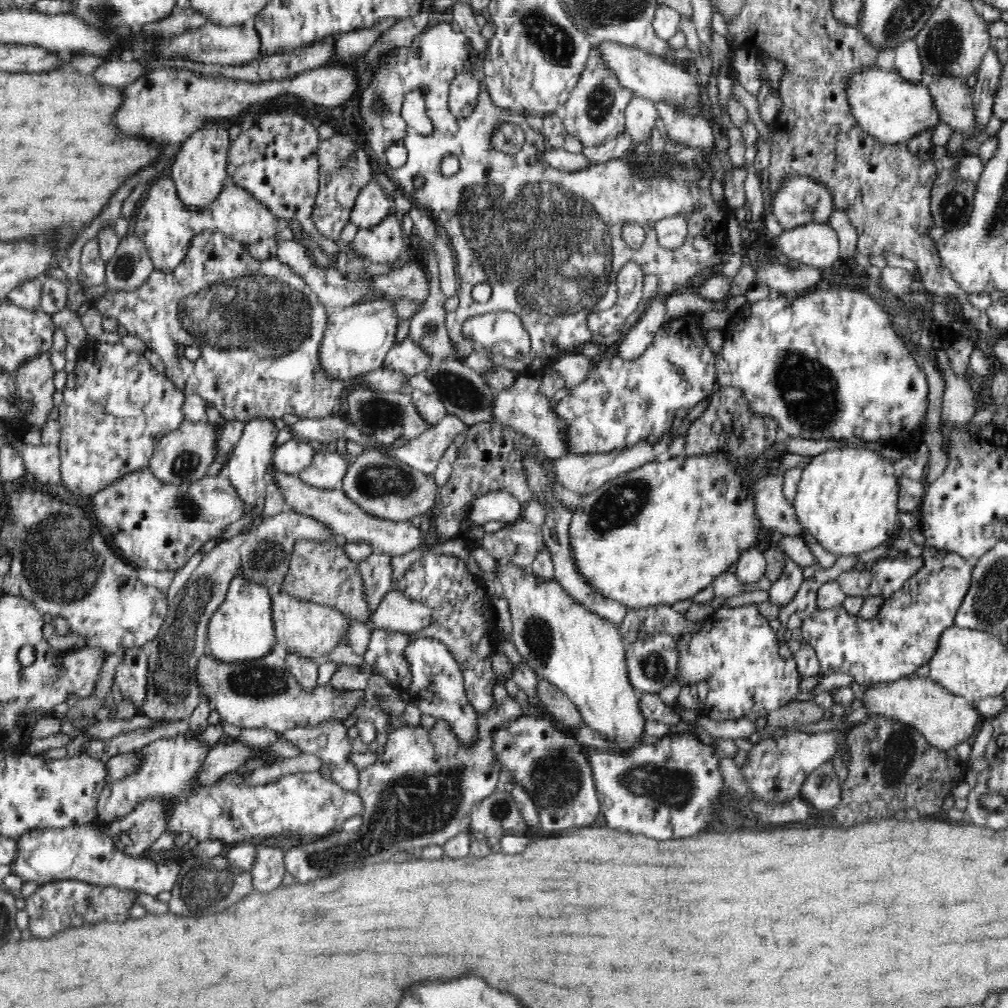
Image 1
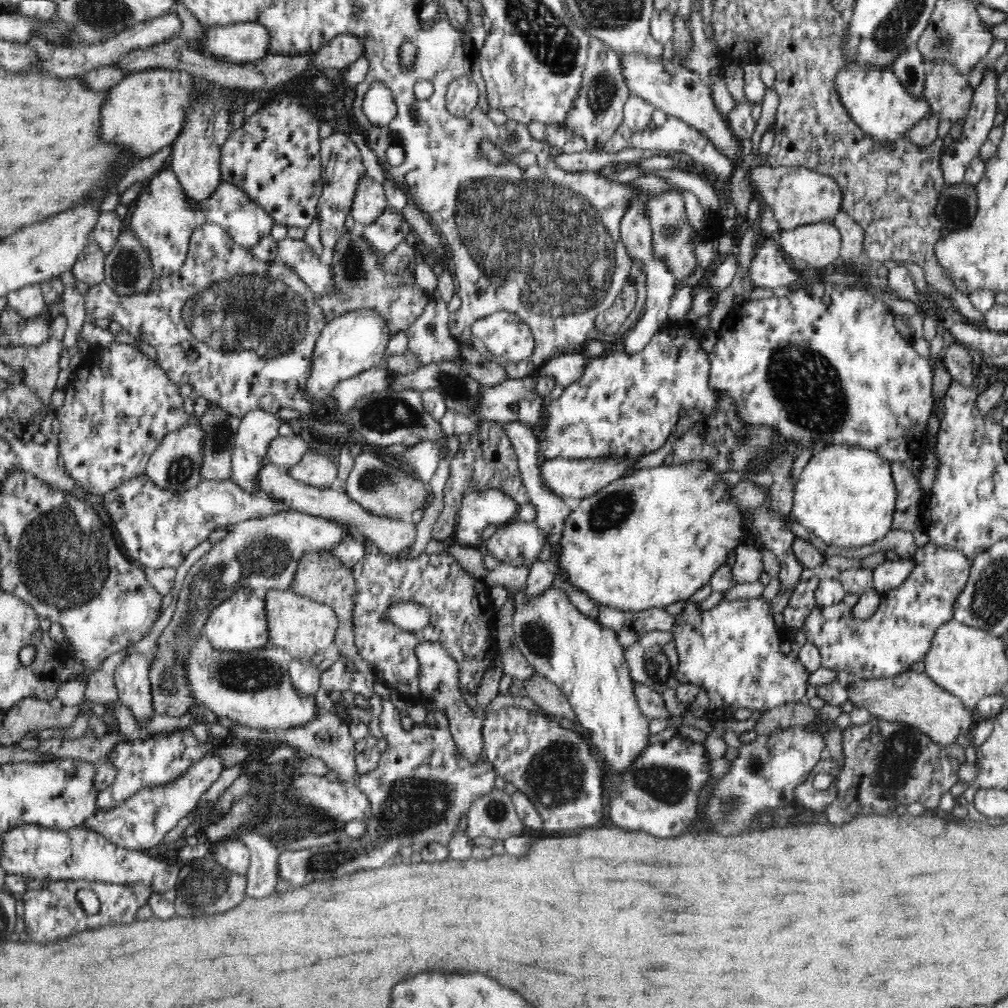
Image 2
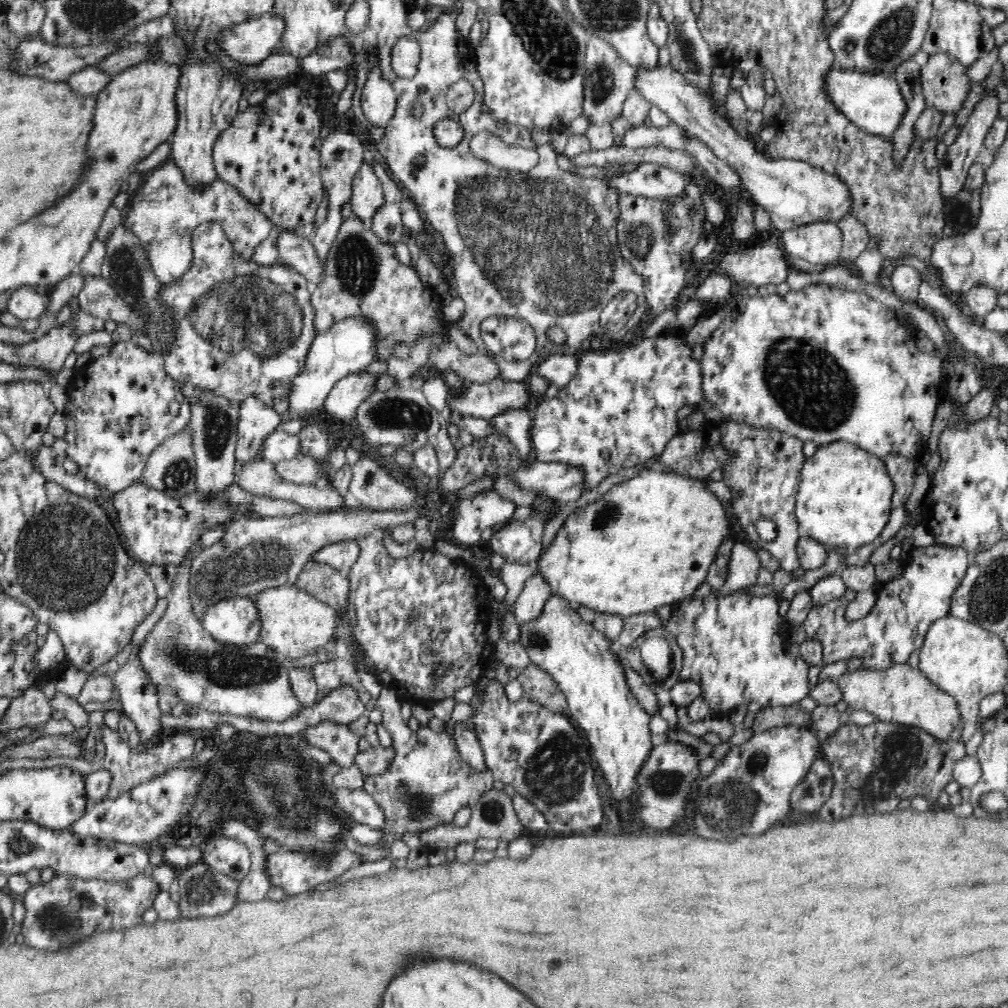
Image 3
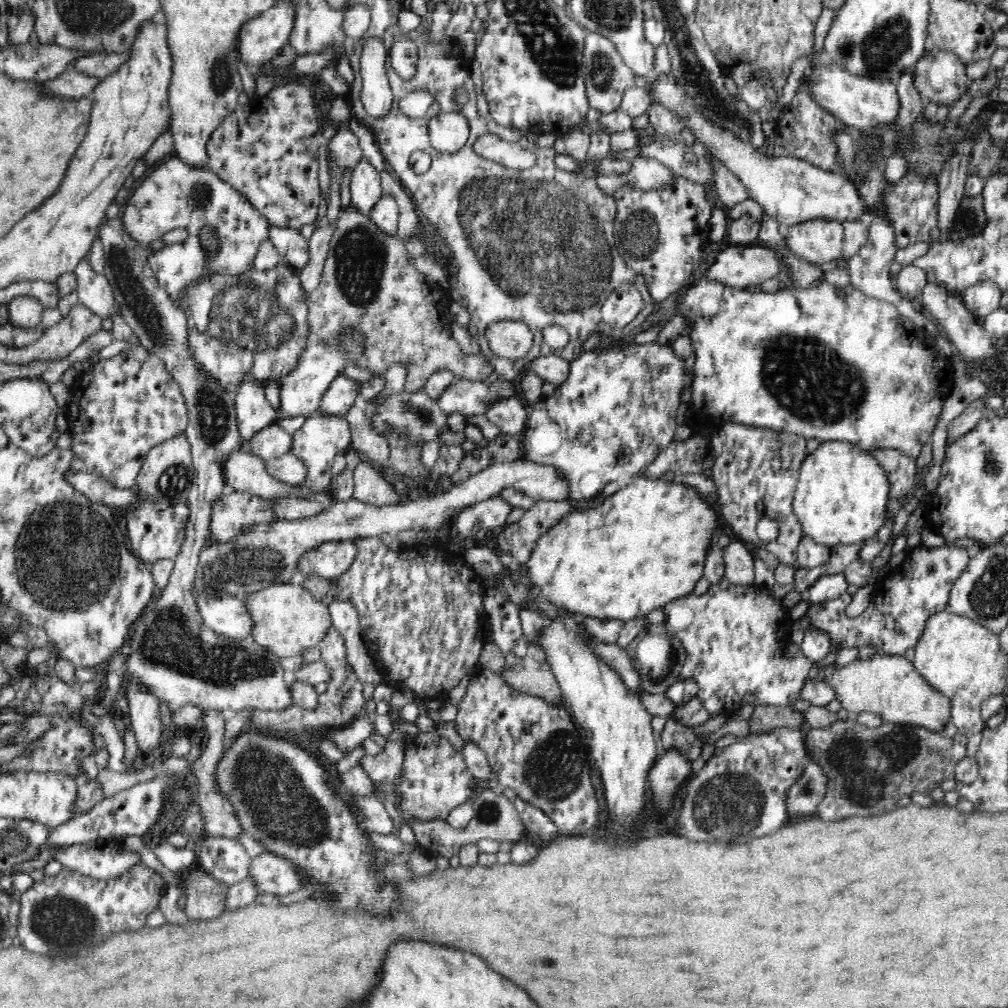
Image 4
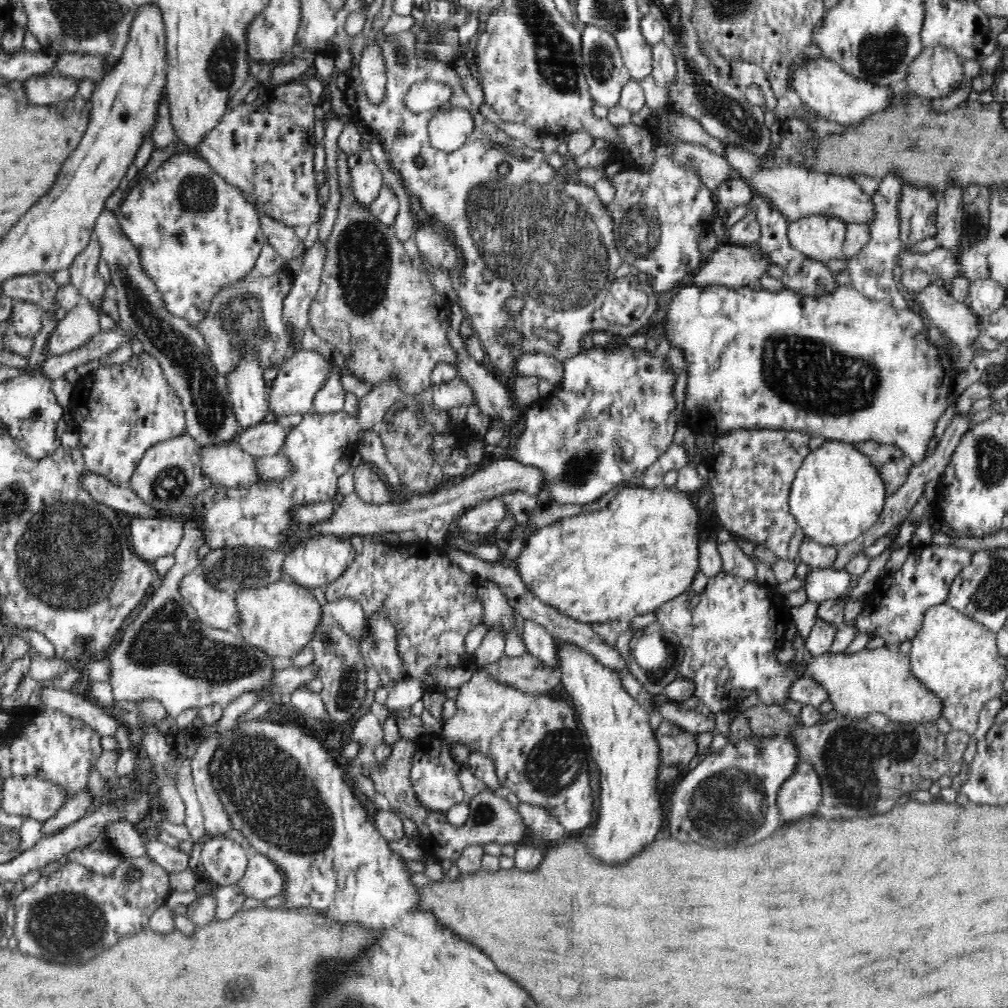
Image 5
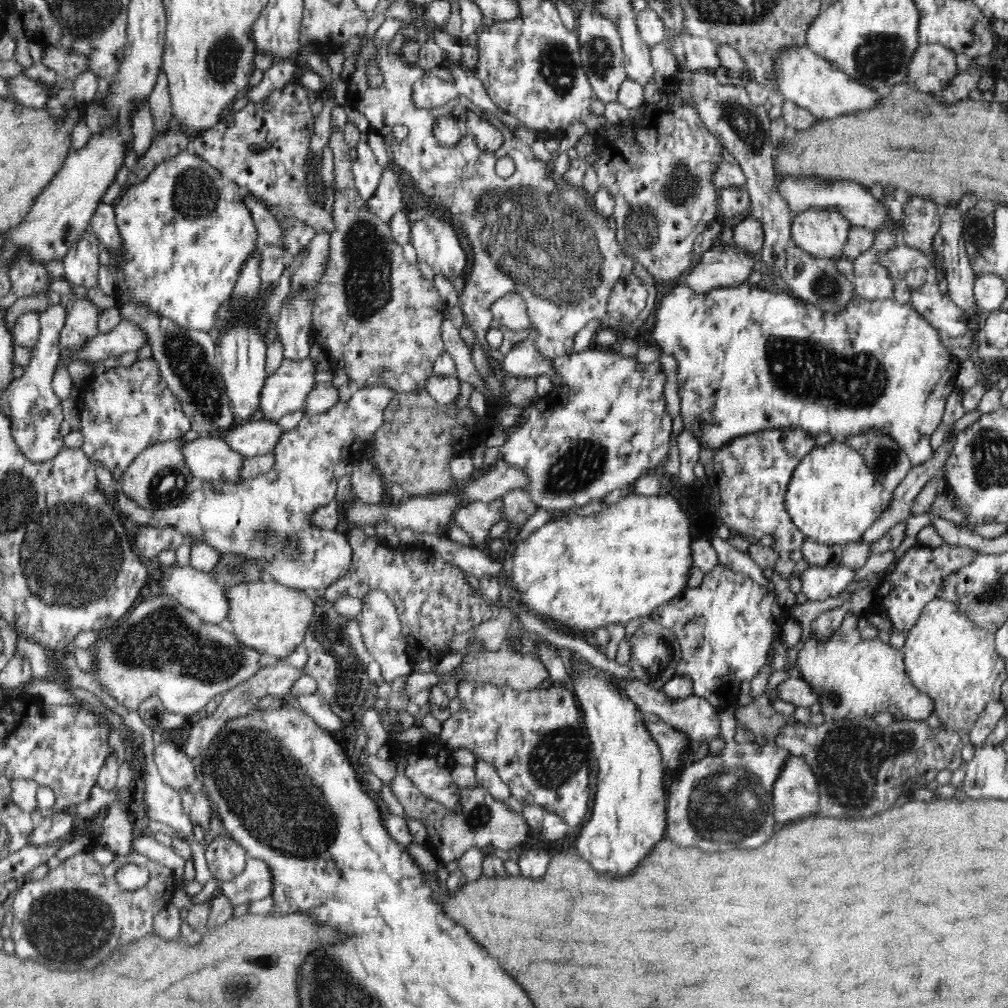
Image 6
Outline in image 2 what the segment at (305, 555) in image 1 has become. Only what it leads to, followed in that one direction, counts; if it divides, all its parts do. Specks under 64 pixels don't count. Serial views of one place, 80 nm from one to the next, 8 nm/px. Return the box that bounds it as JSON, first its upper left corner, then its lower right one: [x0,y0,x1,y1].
[289,549,378,683]

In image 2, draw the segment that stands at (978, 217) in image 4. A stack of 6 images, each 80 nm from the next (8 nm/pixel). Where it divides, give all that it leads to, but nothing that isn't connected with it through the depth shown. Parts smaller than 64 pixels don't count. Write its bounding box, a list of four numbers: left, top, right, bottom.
[938,183,978,233]

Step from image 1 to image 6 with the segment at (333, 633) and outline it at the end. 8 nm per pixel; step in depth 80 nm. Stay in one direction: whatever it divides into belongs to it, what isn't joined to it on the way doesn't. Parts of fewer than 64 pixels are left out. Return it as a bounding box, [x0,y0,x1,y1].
[225,578,313,657]

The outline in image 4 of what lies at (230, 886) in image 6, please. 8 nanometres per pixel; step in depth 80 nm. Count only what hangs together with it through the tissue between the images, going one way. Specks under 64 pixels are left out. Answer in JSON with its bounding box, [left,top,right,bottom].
[248,852,304,896]

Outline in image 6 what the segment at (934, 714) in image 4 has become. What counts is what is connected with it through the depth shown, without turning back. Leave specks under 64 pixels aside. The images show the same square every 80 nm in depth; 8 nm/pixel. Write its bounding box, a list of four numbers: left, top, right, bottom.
[796,614,933,721]

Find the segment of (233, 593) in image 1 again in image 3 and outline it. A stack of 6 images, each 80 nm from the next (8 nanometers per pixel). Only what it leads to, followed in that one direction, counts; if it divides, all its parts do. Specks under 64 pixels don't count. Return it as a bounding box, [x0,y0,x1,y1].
[201,597,260,645]

